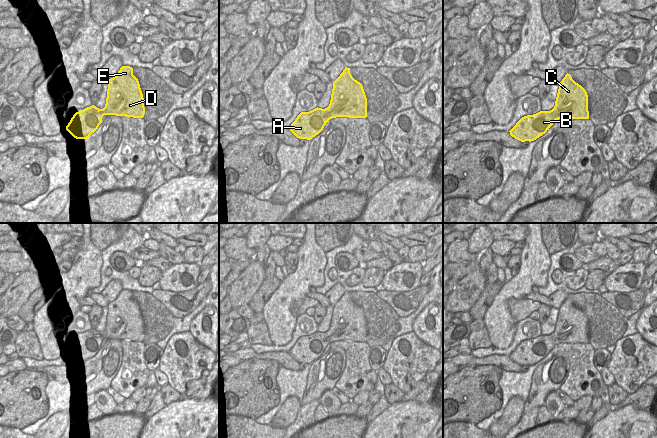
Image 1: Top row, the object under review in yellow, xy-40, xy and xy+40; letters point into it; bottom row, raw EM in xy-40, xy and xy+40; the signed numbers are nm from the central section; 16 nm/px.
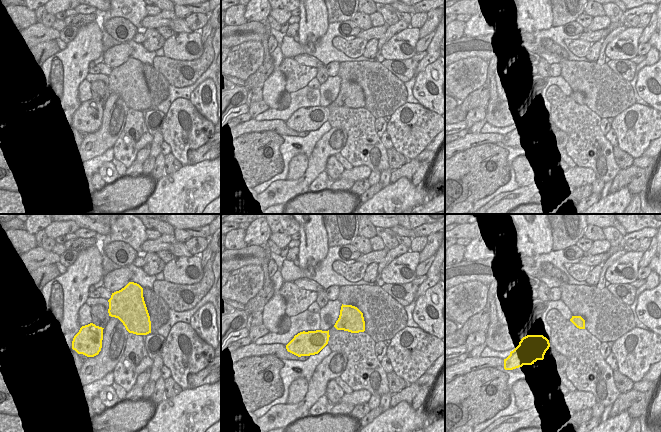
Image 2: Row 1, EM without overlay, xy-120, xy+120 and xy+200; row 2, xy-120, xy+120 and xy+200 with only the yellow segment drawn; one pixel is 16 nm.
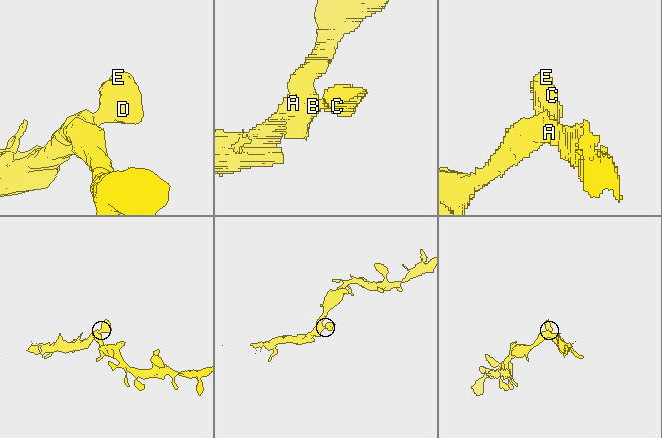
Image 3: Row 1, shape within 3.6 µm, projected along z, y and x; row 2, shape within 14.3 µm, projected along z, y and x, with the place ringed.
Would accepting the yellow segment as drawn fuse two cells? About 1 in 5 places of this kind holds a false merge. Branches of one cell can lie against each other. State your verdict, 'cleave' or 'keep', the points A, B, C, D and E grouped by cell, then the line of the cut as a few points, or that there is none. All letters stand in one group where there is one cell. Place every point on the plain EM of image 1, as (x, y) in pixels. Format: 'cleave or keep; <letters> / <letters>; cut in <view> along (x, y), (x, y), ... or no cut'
keep; A B C D E; no cut

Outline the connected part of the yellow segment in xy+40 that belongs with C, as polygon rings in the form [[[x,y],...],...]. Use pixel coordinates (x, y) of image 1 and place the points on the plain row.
[[[568,297],[559,308],[554,332],[522,341],[509,356],[521,366],[531,366],[559,343],[589,343],[587,316]]]

